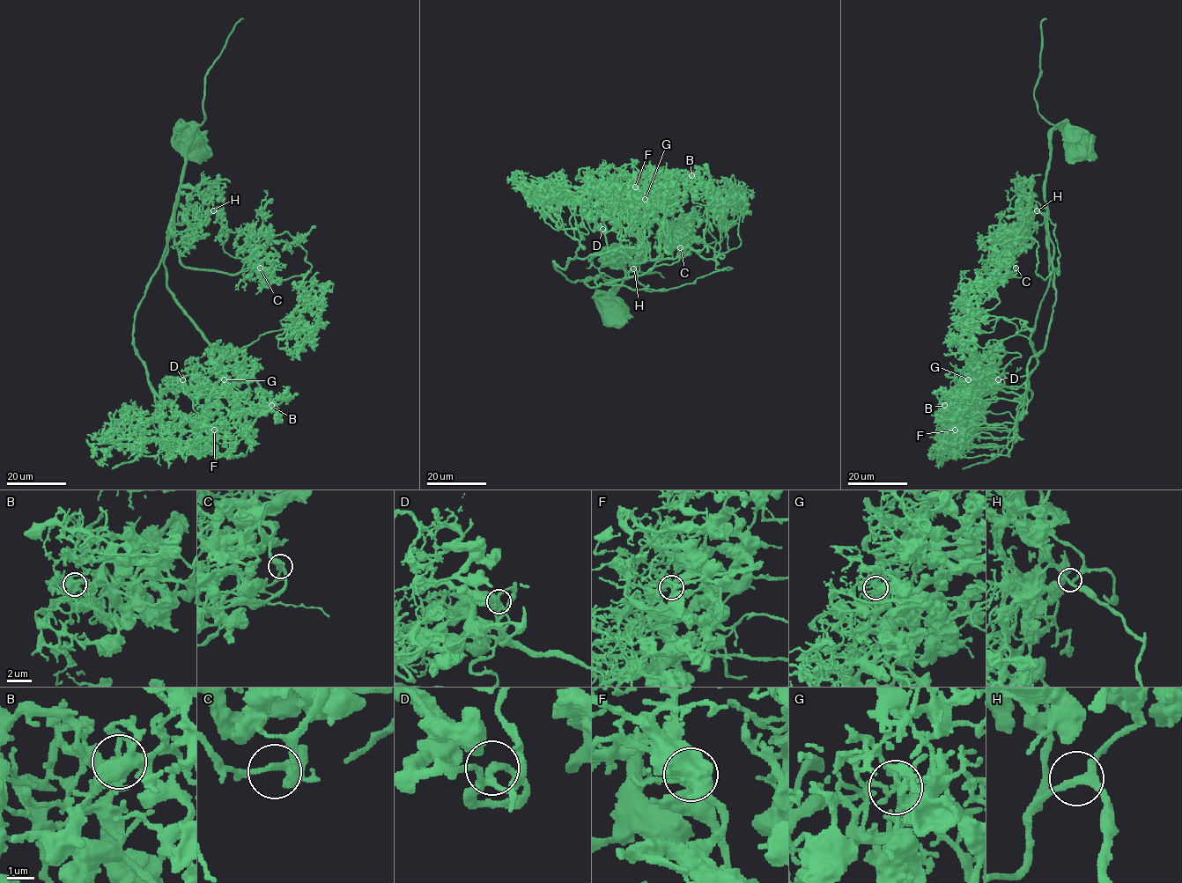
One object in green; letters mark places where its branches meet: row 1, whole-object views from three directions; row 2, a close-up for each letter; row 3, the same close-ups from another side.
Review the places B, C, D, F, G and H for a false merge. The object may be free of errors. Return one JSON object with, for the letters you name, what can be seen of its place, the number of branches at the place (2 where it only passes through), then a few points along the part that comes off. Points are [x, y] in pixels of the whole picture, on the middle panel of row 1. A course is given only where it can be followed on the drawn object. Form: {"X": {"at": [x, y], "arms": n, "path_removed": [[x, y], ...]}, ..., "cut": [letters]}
{"cut": []}

